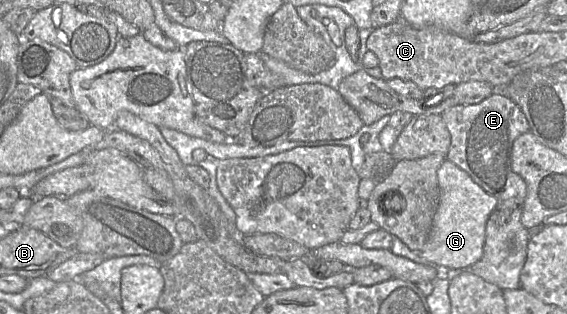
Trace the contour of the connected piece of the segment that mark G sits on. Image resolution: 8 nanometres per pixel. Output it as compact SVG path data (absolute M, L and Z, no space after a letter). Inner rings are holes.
M447 158L438 169L437 178L440 190L438 208L426 243L415 253L426 259L428 265L434 265L439 269L470 269L483 255L486 222L497 207L497 199L485 192L464 170Z

